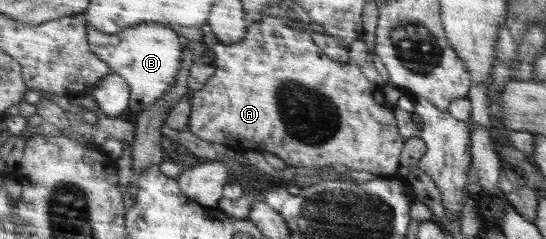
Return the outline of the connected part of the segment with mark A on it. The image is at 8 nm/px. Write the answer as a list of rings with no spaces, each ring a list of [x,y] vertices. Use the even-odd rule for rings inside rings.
[[[267,16],[267,18],[250,24],[248,34],[243,40],[233,44],[217,43],[211,49],[211,57],[214,60],[214,65],[217,70],[211,76],[205,86],[200,91],[195,92],[192,98],[192,110],[189,115],[188,130],[196,137],[203,139],[209,143],[217,143],[230,148],[235,145],[242,146],[243,148],[251,148],[253,151],[271,152],[283,160],[287,165],[301,166],[301,167],[317,167],[327,164],[343,164],[350,170],[365,170],[376,175],[395,175],[402,171],[400,166],[401,162],[401,149],[405,145],[405,138],[399,134],[397,126],[395,126],[395,118],[393,112],[393,105],[387,106],[383,100],[384,94],[381,96],[375,90],[375,84],[369,82],[365,75],[360,70],[358,65],[353,65],[351,62],[341,63],[335,62],[329,57],[312,39],[311,29],[303,27],[299,24],[293,28],[285,26],[283,22],[279,22],[279,17]]]

